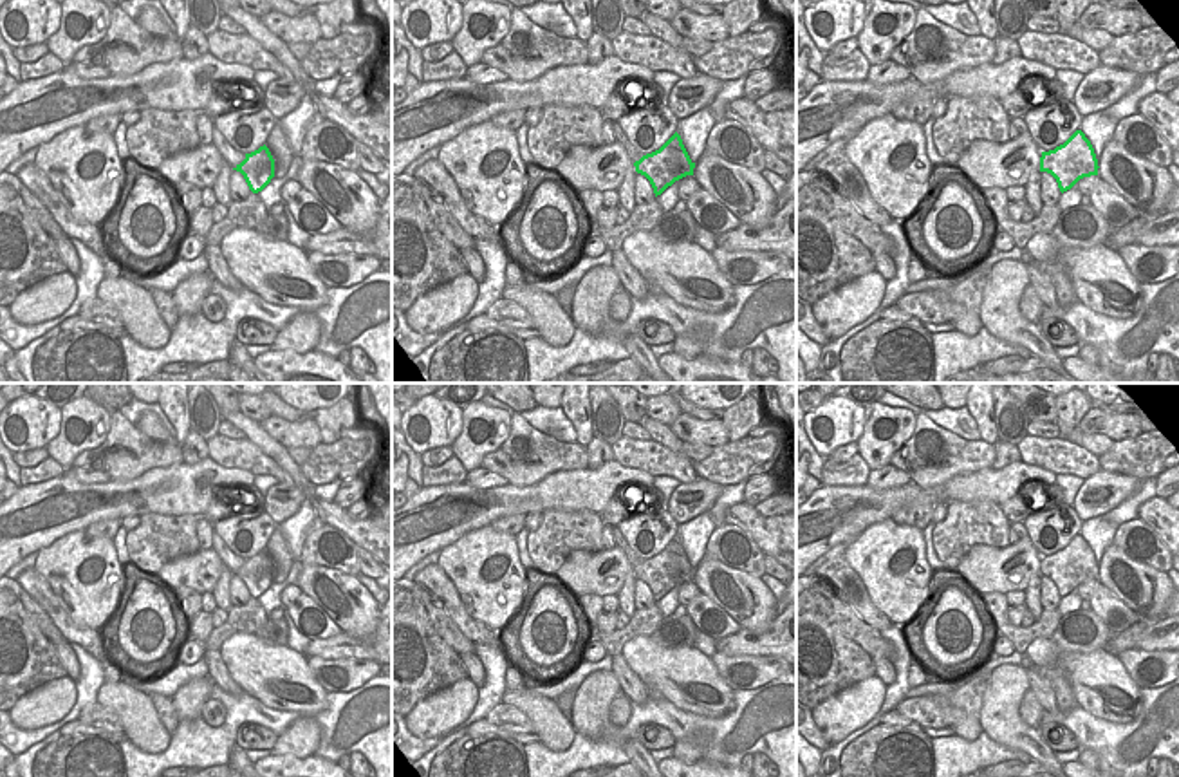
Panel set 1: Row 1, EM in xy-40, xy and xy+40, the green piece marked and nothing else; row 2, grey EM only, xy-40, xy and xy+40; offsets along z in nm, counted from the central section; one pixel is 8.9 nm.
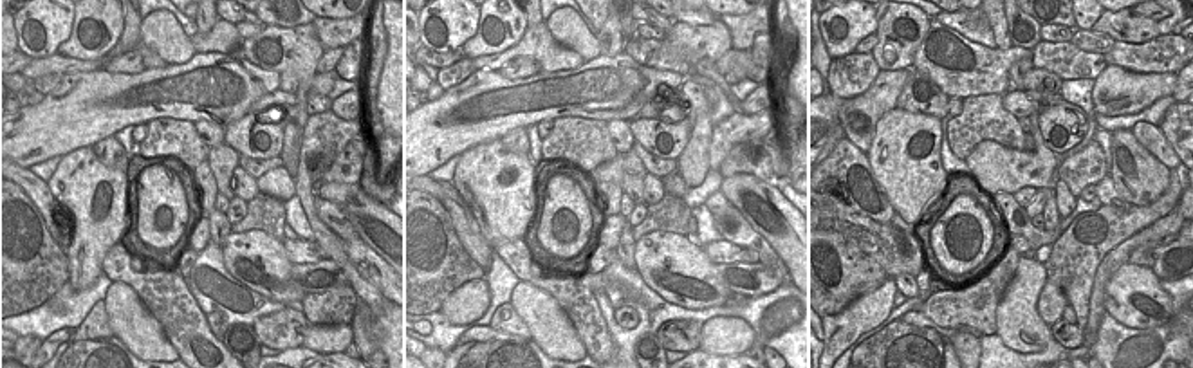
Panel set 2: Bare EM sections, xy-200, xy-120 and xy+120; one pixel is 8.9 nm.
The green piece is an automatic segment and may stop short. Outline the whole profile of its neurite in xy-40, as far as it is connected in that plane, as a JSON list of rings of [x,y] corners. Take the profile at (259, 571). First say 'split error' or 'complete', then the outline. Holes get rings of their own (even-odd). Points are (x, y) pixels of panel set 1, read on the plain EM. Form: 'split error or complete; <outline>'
complete; [[[264,549],[258,555],[246,558],[246,564],[233,575],[240,576],[253,598],[262,596],[274,582],[274,564]]]

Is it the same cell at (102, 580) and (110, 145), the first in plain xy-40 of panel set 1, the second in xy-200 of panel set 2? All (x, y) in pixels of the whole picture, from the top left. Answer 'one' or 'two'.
two

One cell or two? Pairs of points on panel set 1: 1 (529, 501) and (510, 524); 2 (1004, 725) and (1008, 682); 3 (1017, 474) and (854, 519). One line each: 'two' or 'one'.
1: two
2: one
3: one

